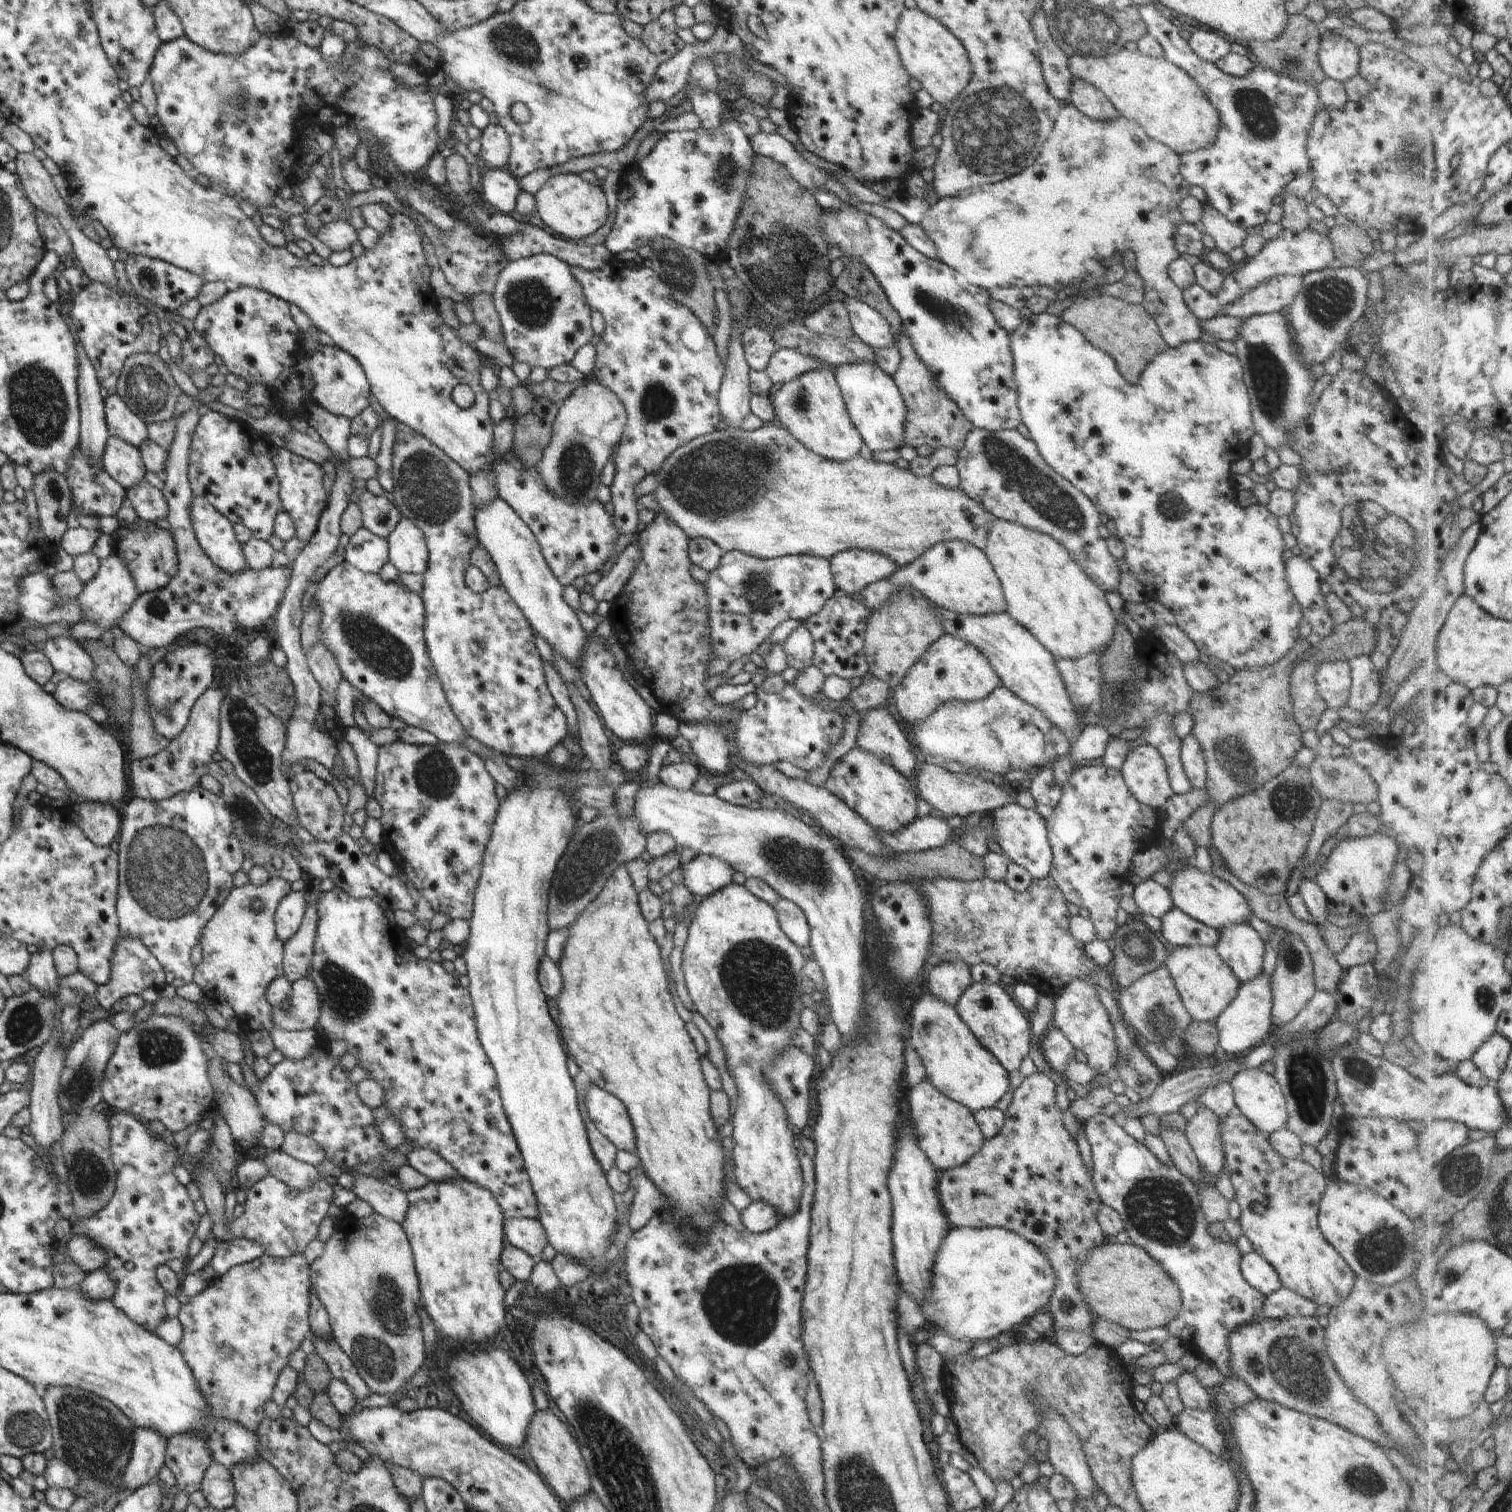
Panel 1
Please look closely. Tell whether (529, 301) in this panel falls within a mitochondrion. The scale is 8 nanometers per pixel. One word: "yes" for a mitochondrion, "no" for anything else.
yes

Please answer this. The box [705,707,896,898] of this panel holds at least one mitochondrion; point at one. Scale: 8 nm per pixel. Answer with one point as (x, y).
(789, 859)

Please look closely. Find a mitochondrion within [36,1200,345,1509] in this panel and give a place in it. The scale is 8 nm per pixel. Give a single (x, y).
(92, 1437)

